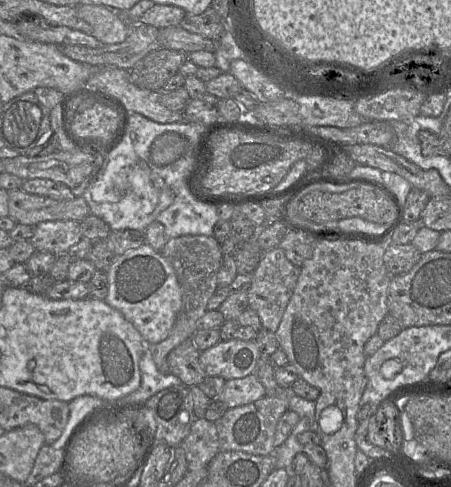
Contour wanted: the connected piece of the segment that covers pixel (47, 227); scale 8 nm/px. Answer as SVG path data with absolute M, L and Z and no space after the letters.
M74 220L45 221L34 227L30 242L37 251L54 255L67 254L83 238L81 222Z

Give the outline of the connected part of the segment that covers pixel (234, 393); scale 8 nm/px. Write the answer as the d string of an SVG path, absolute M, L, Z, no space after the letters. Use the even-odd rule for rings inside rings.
M255 374L228 380L222 393L222 401L229 409L244 406L266 396L263 384Z

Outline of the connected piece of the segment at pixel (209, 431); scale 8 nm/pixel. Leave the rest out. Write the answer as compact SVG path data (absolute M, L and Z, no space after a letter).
M205 417L197 418L181 446L186 453L188 471L208 467L211 460L220 452L216 424Z

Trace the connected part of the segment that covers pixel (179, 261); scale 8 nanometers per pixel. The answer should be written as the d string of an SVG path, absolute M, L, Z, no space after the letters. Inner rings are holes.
M186 235L167 240L161 251L162 256L172 265L176 273L181 292L182 307L169 336L157 343L147 345L147 350L159 372L170 374L168 356L172 350L196 333L196 323L208 311L207 304L217 290L217 274L221 267L223 254L221 244L214 238L203 235Z

